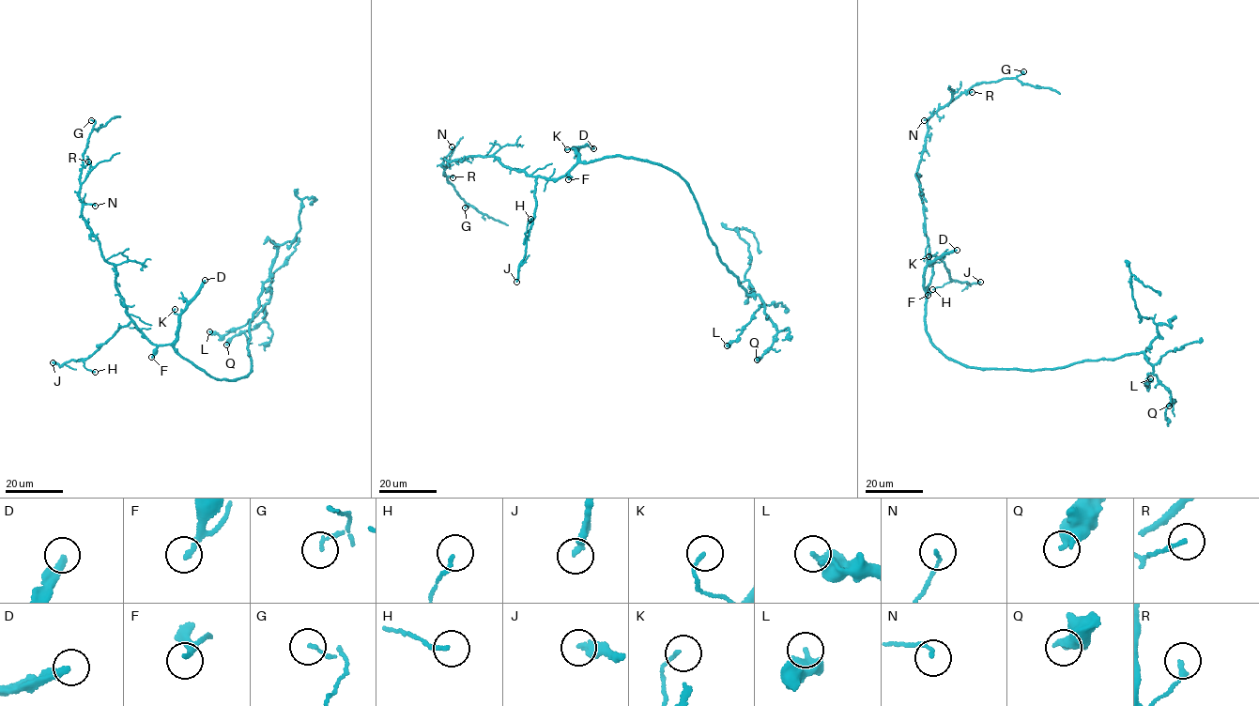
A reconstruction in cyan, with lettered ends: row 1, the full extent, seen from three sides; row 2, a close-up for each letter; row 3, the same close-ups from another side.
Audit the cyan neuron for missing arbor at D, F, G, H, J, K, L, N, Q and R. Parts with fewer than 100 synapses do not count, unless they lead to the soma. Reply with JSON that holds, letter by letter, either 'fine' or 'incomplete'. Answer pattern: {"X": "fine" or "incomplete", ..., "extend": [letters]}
{"D": "incomplete", "F": "incomplete", "G": "fine", "H": "fine", "J": "incomplete", "K": "fine", "L": "fine", "N": "fine", "Q": "fine", "R": "fine", "extend": ["D", "F", "J"]}

